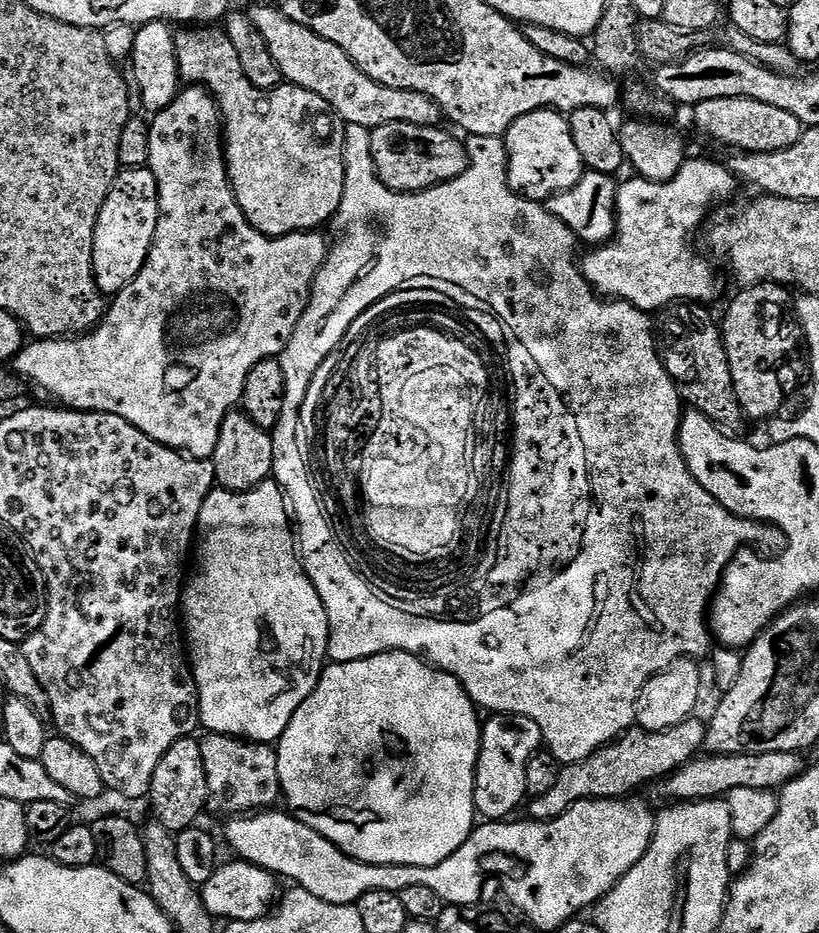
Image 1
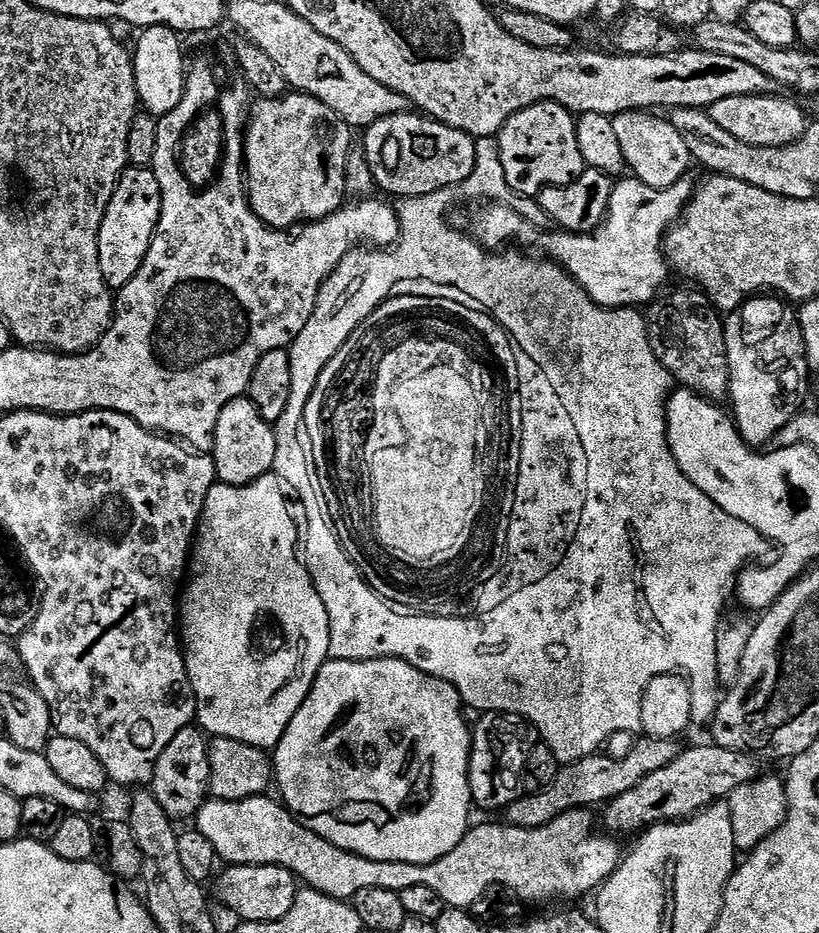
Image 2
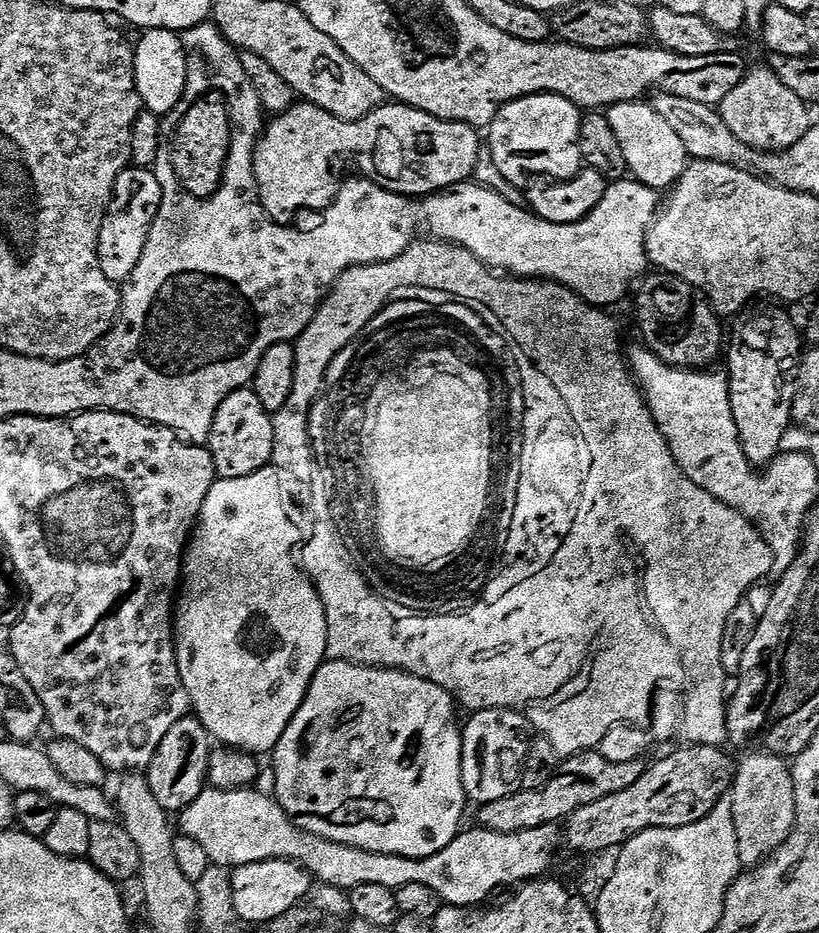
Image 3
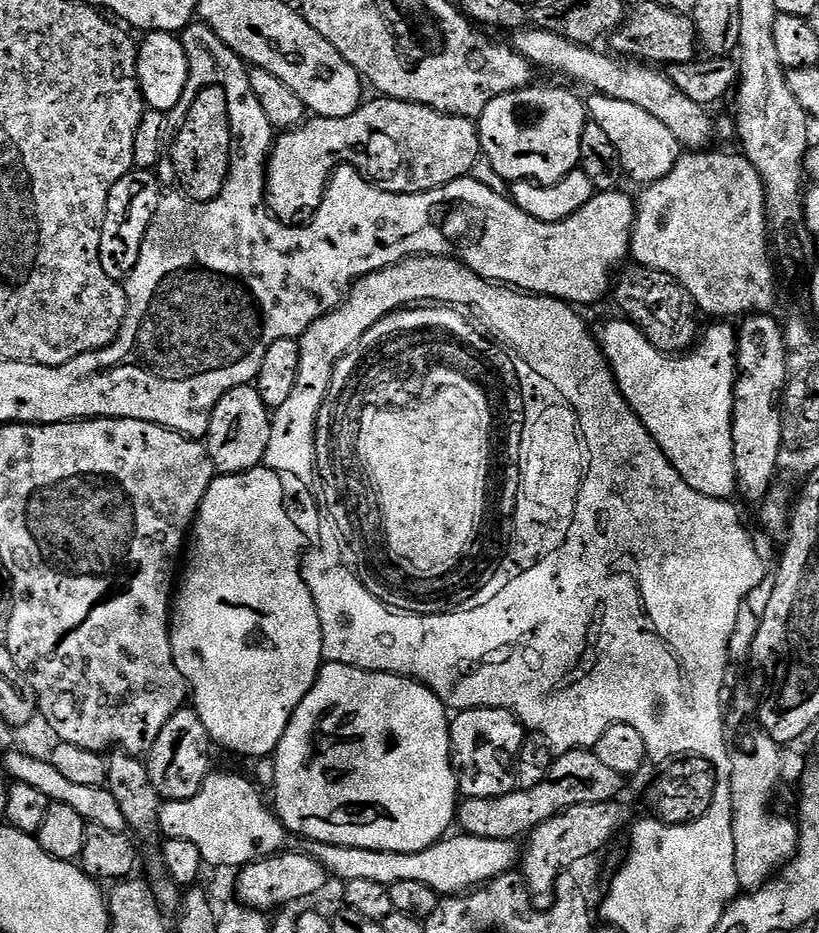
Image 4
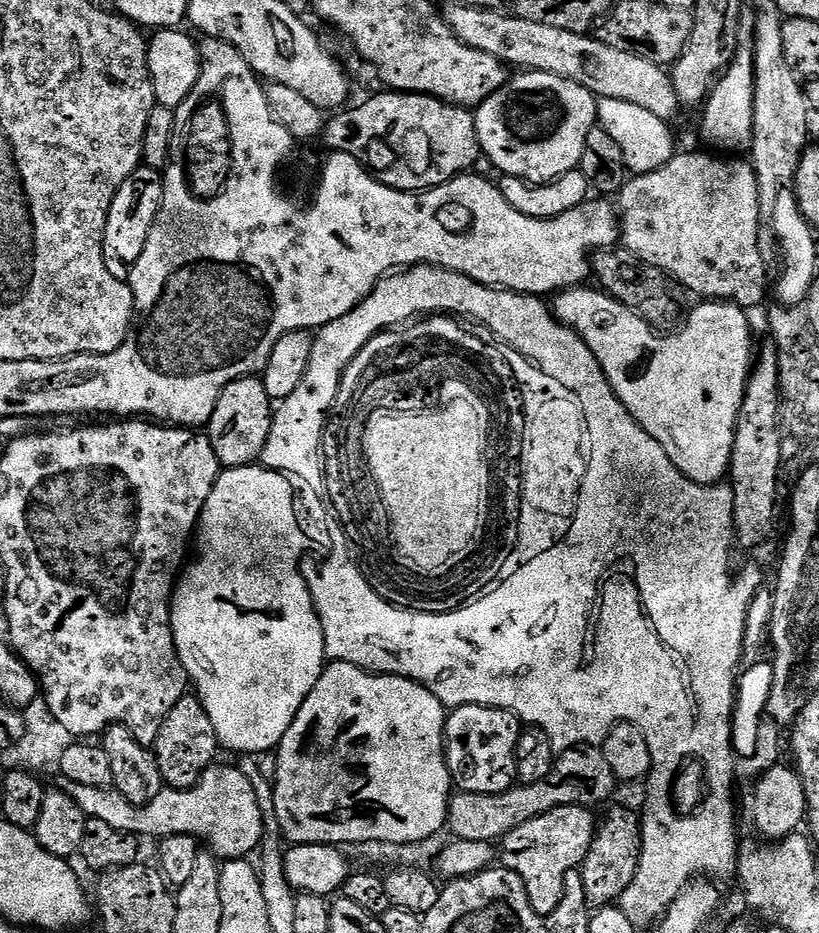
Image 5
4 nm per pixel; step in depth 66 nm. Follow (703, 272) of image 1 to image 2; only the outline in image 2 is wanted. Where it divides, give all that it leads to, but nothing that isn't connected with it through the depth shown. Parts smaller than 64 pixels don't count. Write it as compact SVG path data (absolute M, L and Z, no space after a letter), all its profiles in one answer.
M620 178L613 183L612 186L612 193L610 194L610 198L608 199L608 211L603 219L603 221L600 223L599 226L593 232L582 232L582 233L574 233L574 232L565 232L563 230L551 230L552 232L544 232L540 236L540 232L538 229L535 228L534 225L531 223L533 222L531 219L525 218L520 215L519 212L517 212L513 208L507 208L504 205L493 205L488 204L485 205L484 208L481 210L480 213L477 214L476 220L472 220L469 222L468 225L466 225L467 231L469 233L474 234L474 239L482 245L482 247L487 248L489 250L500 250L505 247L503 246L504 243L507 242L507 240L517 240L520 245L523 246L525 249L532 250L532 247L535 246L536 243L540 240L540 248L545 257L547 259L550 259L554 261L555 264L560 265L561 268L565 268L566 271L570 276L573 276L574 279L578 282L578 286L582 286L582 290L586 290L586 294L590 299L594 301L596 304L602 305L603 308L636 308L637 306L647 306L652 303L653 300L656 299L656 297L661 293L661 290L665 287L664 284L664 272L666 273L666 261L664 259L664 250L663 250L663 242L664 237L668 231L669 228L672 227L673 224L676 223L677 220L680 219L687 203L689 200L692 199L692 194L694 191L694 184L693 181L689 181L688 178L680 179L680 181L677 184L674 184L666 189L652 189L650 186L645 184L645 182L642 182L635 178L629 178L629 180L624 180L625 178Z

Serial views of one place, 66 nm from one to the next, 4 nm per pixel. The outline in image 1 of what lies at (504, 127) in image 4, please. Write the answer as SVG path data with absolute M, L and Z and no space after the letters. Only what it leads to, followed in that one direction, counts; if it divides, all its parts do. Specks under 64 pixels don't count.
M543 108L526 114L510 126L502 139L508 151L508 185L525 200L547 202L552 196L578 186L584 177L582 154L574 146L574 134L570 134L565 113Z

